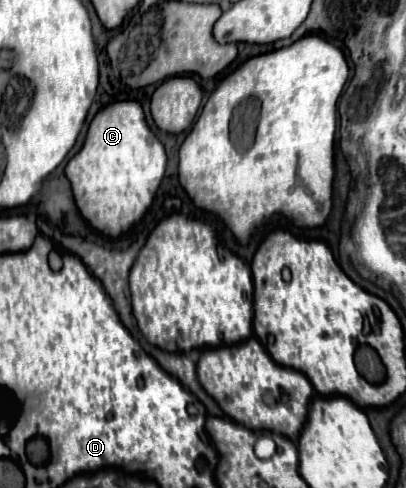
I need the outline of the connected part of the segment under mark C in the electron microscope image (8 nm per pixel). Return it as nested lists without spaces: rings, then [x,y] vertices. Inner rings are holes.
[[[118,102],[94,116],[82,150],[66,166],[66,176],[72,184],[76,206],[90,226],[118,238],[144,218],[160,188],[164,170],[164,146],[148,128],[142,106],[138,102]]]

